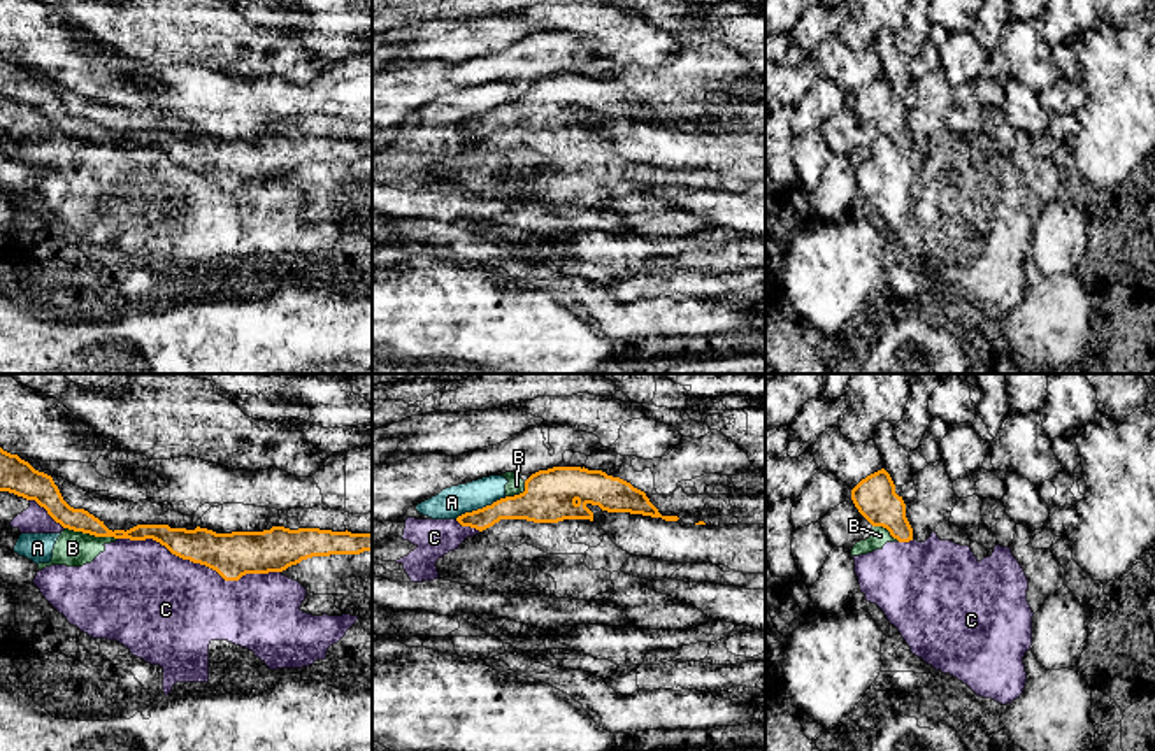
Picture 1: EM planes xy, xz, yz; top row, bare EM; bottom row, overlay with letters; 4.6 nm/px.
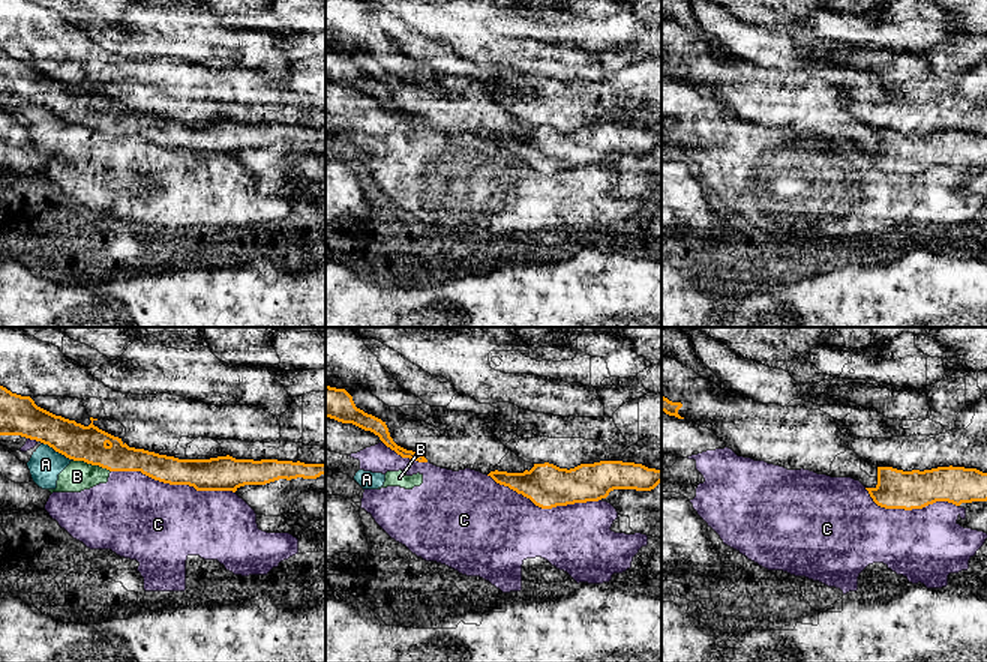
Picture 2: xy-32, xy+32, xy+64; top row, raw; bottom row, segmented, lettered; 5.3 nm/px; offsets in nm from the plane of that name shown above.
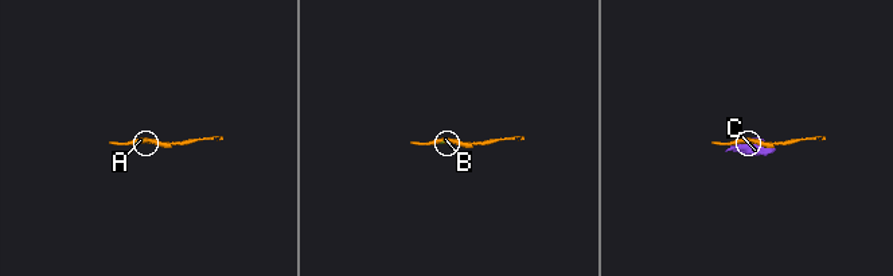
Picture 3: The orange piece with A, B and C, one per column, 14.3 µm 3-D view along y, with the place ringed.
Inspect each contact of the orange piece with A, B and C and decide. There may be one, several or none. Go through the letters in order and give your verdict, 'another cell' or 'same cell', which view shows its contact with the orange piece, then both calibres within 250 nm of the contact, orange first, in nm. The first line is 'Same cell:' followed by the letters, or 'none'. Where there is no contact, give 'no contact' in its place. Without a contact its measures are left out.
Same cell: none
A: another cell; meets orange in xz; 160 nm thick on the orange side, 140 nm on the other
B: another cell; meets orange in xy; 110 nm thick on the orange side, 160 nm on the other
C: another cell; meets orange in xy; 200 nm thick on the orange side, 460 nm on the other

